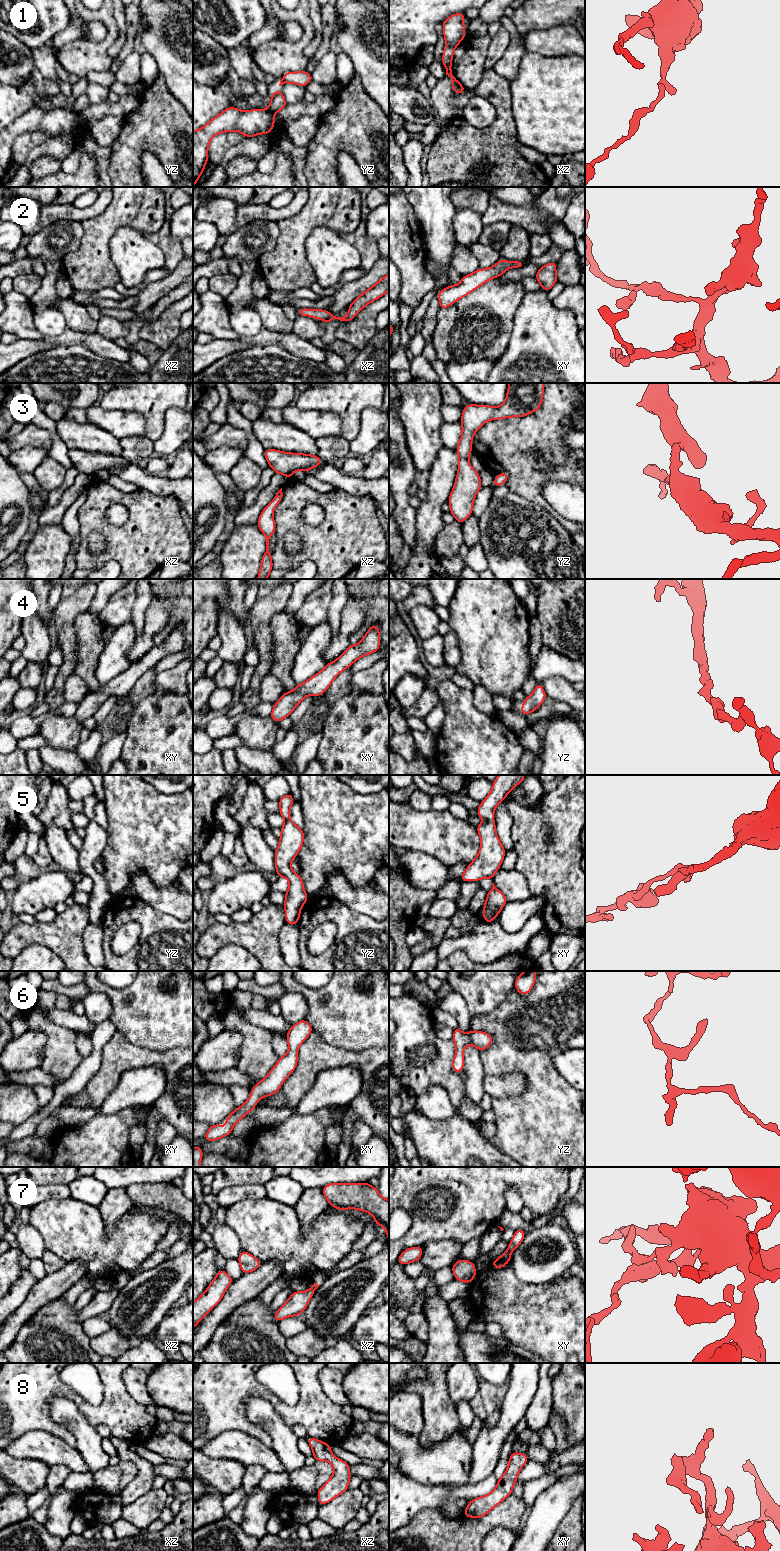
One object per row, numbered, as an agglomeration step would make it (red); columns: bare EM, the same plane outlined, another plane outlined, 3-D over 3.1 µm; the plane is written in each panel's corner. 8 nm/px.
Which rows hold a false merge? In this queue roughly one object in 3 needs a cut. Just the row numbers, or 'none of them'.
1, 7

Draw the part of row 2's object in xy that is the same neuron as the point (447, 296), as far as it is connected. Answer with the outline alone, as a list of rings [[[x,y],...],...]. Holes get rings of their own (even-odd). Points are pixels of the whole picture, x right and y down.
[[[500,259],[488,269],[479,268],[469,275],[462,276],[461,282],[458,285],[450,285],[437,293],[436,297],[440,301],[439,308],[445,309],[450,307],[454,302],[470,294],[485,282],[500,277],[510,268],[518,268],[521,266],[521,262]]]

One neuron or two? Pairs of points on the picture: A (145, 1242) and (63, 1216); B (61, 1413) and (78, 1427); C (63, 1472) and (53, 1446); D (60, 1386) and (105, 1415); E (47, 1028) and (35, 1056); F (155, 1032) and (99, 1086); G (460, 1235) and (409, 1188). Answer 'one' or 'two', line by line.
A: one
B: one
C: two
D: one
E: two
F: two
G: one

